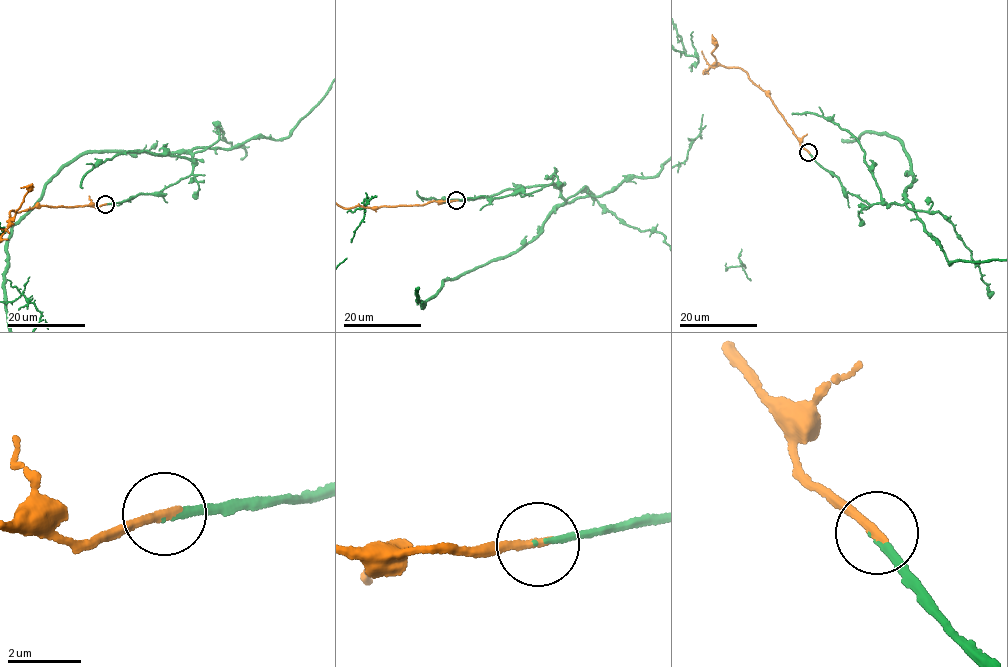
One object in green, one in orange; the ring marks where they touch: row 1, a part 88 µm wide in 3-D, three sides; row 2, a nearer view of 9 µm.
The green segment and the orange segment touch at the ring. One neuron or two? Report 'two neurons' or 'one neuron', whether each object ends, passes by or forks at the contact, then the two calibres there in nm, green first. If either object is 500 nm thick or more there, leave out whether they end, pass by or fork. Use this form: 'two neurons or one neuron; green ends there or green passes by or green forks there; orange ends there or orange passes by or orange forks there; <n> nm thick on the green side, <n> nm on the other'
one neuron; green ends there; orange ends there; 110 nm thick on the green side, 240 nm on the other

